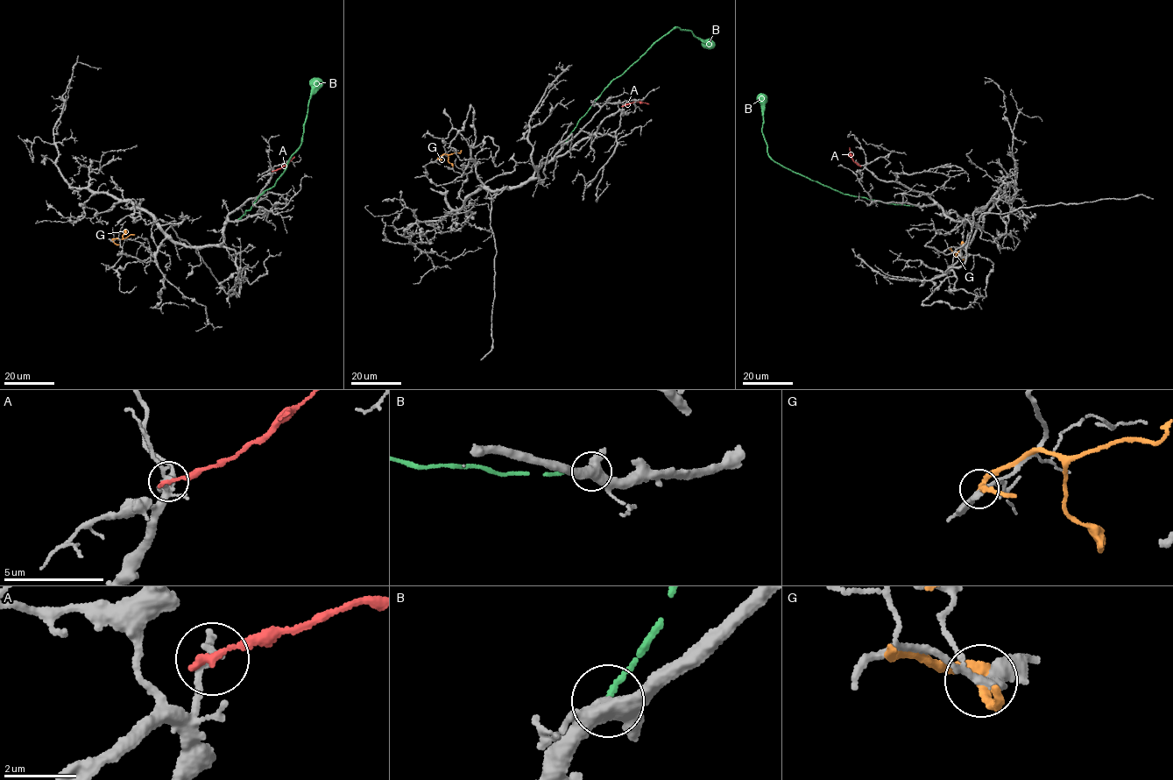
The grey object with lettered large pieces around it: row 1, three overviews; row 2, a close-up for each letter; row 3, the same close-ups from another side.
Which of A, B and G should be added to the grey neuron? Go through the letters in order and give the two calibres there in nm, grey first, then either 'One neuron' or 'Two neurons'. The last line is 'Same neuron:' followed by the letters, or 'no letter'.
A: Thickness 170 nm (grey) against 240 nm. Two neurons
B: Thickness 440 nm (grey) against 130 nm. Two neurons
G: Thickness 240 nm (grey) against 220 nm. Two neurons
Same neuron: no letter

